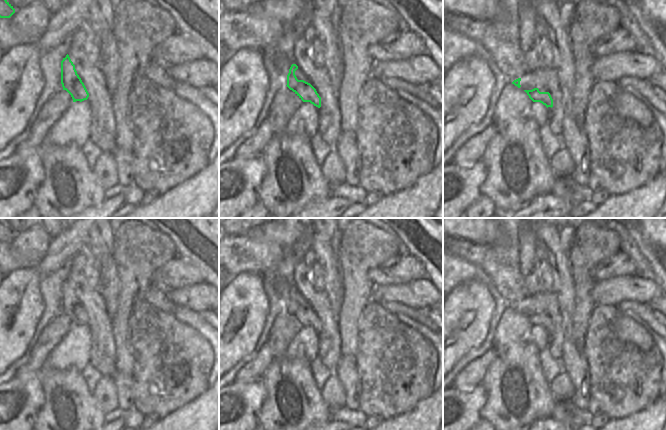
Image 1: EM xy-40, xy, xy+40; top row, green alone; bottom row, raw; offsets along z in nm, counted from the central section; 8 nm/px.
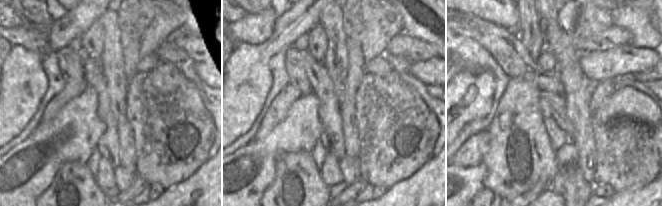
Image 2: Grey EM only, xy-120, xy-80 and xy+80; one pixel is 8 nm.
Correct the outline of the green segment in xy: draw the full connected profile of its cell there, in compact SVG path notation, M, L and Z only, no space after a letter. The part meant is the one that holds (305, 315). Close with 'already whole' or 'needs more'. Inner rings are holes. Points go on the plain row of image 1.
M292 288L287 299L287 311L292 314L303 326L310 326L314 330L321 331L321 321L316 313L304 304L298 304L295 295L298 293L296 288Z | already whole

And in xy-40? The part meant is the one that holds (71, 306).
M68 278L61 285L61 308L63 314L71 319L73 326L88 323L89 317Z | already whole

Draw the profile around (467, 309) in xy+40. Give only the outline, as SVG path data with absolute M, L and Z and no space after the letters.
M466 282L443 298L443 376L487 335L495 309L493 297L482 282Z

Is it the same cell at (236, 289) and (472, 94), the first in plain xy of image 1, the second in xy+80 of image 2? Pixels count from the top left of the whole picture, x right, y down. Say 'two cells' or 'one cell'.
one cell

